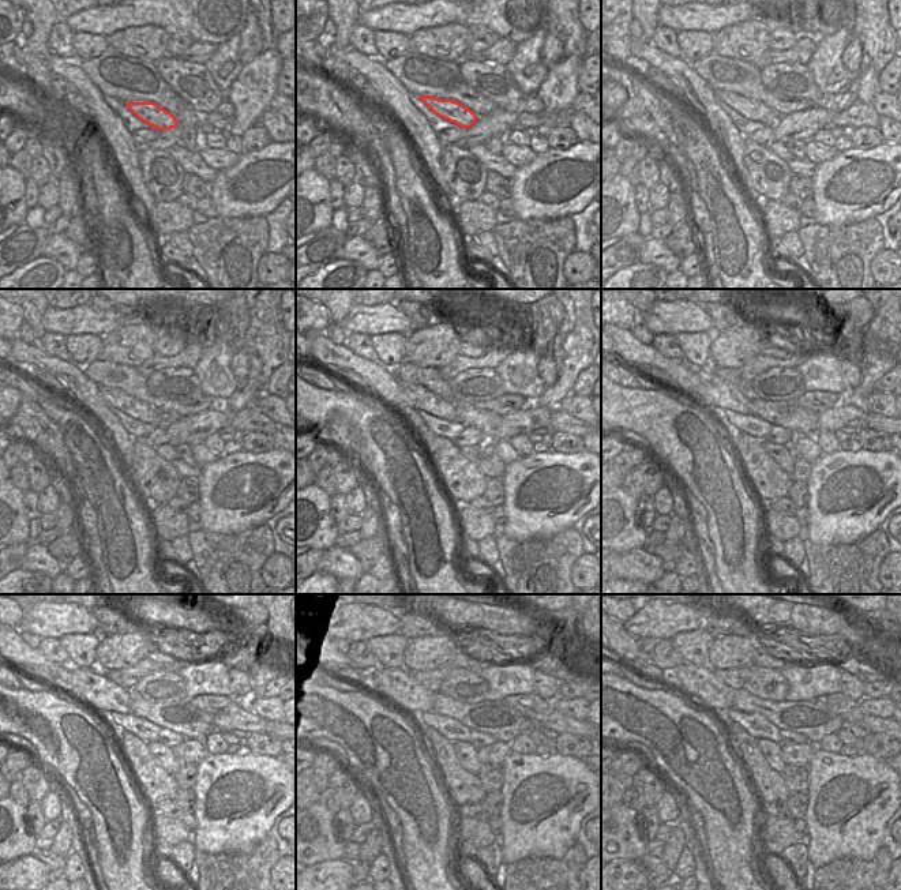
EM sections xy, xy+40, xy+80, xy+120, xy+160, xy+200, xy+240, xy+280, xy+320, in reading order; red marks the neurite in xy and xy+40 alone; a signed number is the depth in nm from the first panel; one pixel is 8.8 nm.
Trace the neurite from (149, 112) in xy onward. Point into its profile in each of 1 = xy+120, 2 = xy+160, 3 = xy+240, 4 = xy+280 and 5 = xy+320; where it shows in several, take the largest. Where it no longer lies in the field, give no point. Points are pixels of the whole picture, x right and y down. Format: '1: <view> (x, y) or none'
1: xy+120 (141, 410)
2: xy+160 (420, 398)
3: xy+240 (93, 687)
4: xy+280 (401, 688)
5: xy+320 (699, 682)

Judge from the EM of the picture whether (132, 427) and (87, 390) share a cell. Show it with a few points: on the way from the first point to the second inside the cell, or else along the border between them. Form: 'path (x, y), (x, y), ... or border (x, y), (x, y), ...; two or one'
border (109, 406), (109, 410), (130, 435); two

